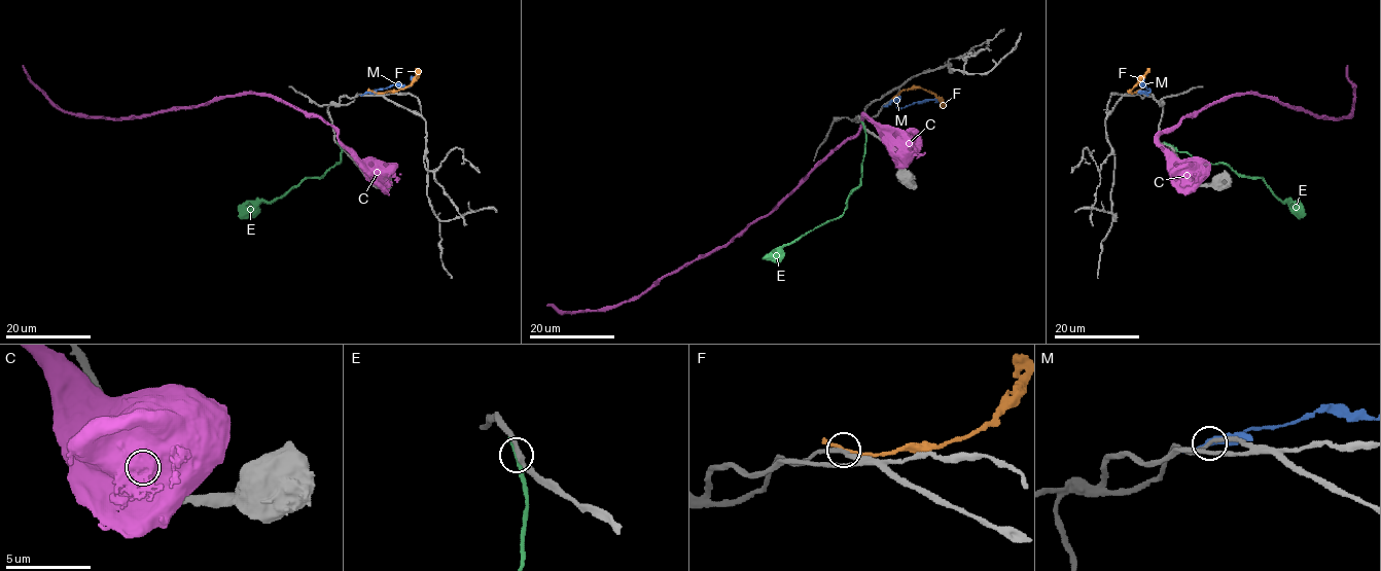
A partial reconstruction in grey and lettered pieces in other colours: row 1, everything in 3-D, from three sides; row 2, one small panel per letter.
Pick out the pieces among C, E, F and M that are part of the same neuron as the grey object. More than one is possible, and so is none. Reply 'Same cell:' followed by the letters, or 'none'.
Same cell: none

